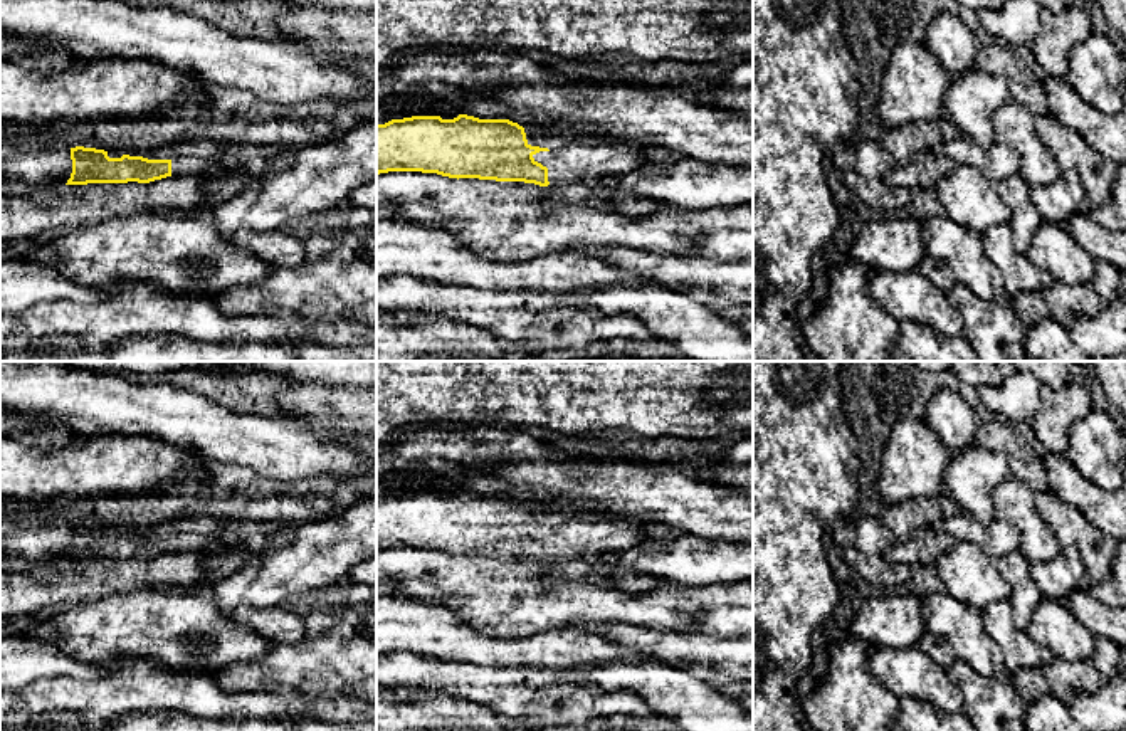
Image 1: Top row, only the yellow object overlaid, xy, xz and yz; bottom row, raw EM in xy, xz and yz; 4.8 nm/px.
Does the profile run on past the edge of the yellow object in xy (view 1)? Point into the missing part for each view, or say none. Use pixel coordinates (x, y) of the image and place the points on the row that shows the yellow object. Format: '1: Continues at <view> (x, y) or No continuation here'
1: No continuation here

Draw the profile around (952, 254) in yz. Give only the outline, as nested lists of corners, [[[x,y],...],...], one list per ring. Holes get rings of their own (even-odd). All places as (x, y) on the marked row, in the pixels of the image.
[[[923,217],[919,239],[923,257],[918,271],[941,291],[963,284],[985,301],[1007,296],[1002,274],[988,259],[980,234],[950,217]]]

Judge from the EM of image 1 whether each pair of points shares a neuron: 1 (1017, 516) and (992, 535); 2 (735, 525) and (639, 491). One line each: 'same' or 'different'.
1: different
2: same

